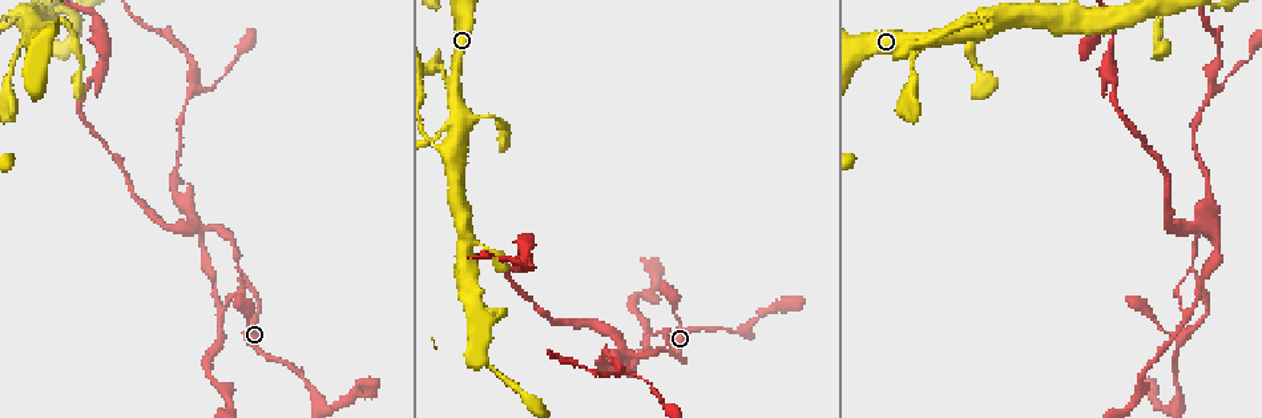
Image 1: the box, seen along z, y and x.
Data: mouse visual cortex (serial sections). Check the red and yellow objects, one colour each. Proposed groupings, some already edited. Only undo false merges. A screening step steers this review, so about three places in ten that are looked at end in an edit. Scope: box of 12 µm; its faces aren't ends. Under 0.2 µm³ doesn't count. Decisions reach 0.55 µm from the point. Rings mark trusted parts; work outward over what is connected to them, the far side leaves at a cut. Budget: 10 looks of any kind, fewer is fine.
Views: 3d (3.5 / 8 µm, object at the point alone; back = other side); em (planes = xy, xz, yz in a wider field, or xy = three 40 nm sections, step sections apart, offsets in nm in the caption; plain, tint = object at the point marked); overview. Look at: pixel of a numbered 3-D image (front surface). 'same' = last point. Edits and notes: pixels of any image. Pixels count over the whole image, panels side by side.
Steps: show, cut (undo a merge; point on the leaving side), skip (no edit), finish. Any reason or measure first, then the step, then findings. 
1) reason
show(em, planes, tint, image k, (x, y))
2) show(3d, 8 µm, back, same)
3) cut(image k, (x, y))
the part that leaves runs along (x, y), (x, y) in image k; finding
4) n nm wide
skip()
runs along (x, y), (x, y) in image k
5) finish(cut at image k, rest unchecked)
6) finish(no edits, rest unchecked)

a fork
show(3d, 3.5 µm, back, image 1, (663, 347))

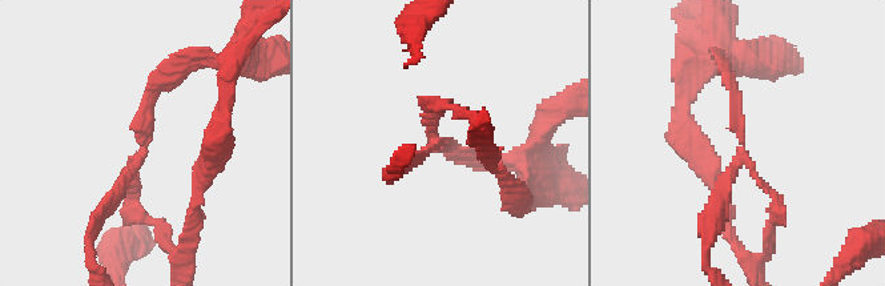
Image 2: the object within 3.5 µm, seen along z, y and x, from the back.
3 arms; arms of 150, 150, 200 nm; need the tissue
show(em, xy, step 3, tint, image 2, (434, 139))

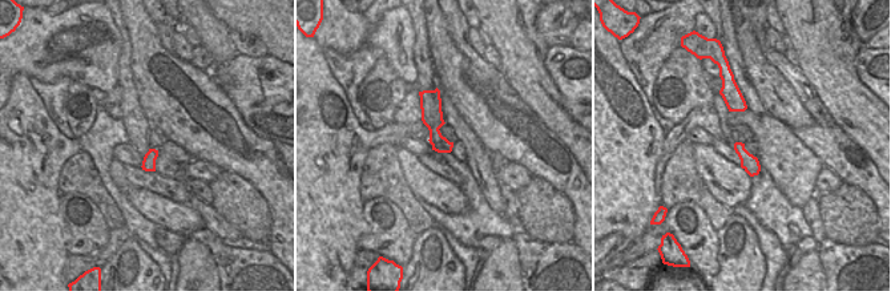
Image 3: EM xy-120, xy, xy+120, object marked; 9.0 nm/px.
cut(image 2, (221, 80))
the part that leaves runs along (531, 165), (567, 173) in image 2; two cells meet here

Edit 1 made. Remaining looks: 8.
redraw
show(overview)

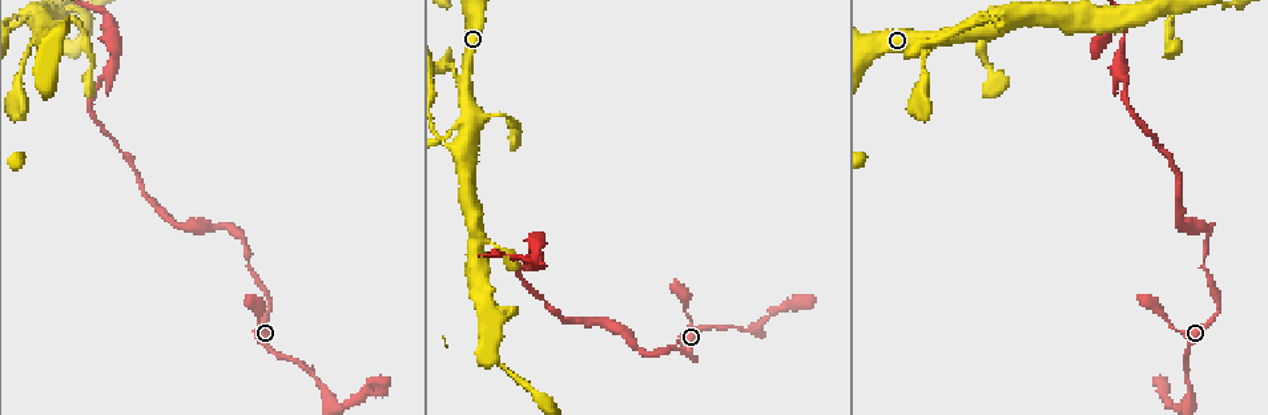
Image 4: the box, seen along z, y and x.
side arm on a straight run
show(3d, 8 µm, image 4, (464, 78))

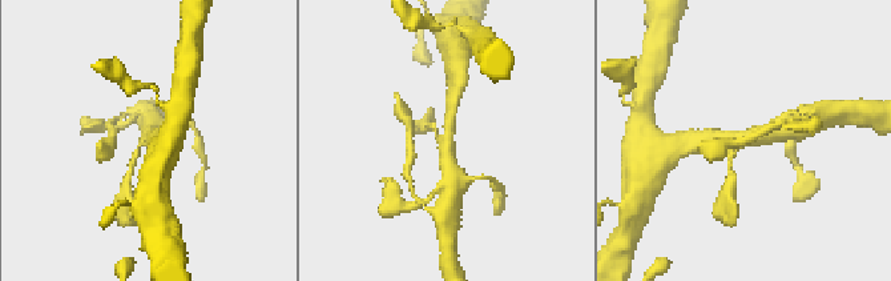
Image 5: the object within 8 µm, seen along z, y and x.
3 arms; arms of 150, 350, 450 nm
show(em, xy, step 5, tint, image 5, (448, 138))

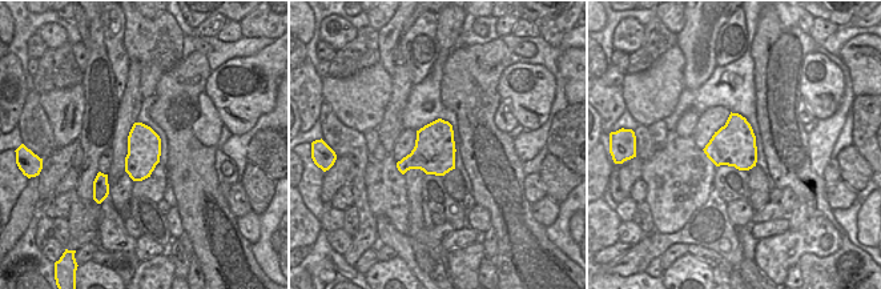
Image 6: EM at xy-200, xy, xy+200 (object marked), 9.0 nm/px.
skip()
runs along (708, 140), (742, 141), (779, 129) in image 5; one cell here

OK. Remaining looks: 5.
three-way junction
show(3d, 3.5 µm, image 4, (31, 18))

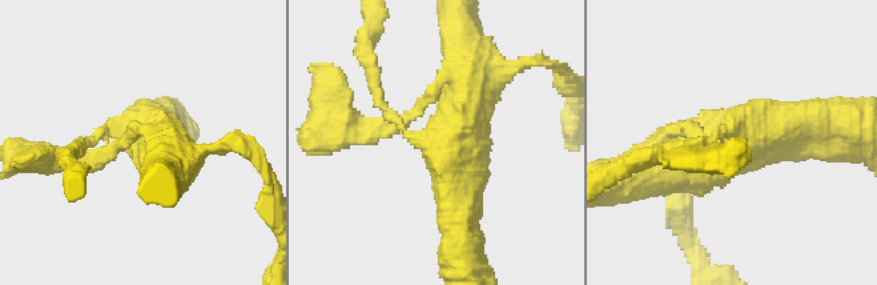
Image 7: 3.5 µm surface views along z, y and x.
3 arms; arms of 150, 450, 700 nm; shape alone is not enough
show(em, xy, step 3, tint, image 7, (740, 129))

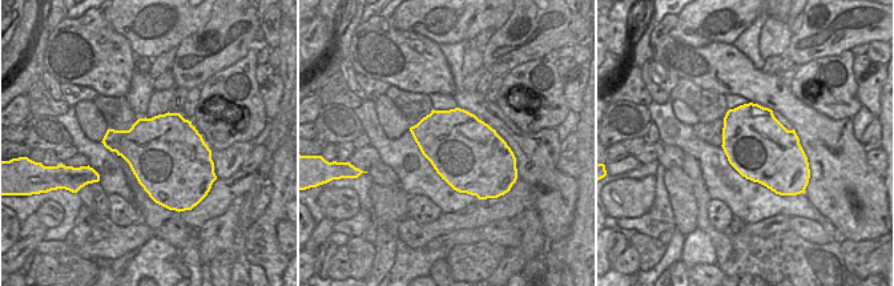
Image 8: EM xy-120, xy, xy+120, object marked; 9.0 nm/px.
skip()
all the same cell

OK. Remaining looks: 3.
a narrow waist
show(3d, 8 µm, image 4, (542, 263))

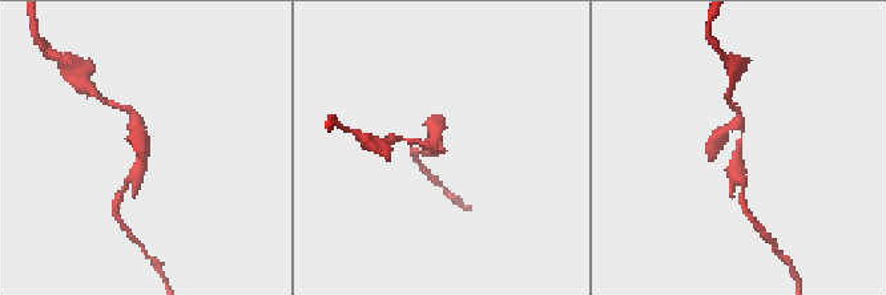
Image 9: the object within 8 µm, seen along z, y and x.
zoom in
show(3d, 3.5 µm, image 9, (441, 146))

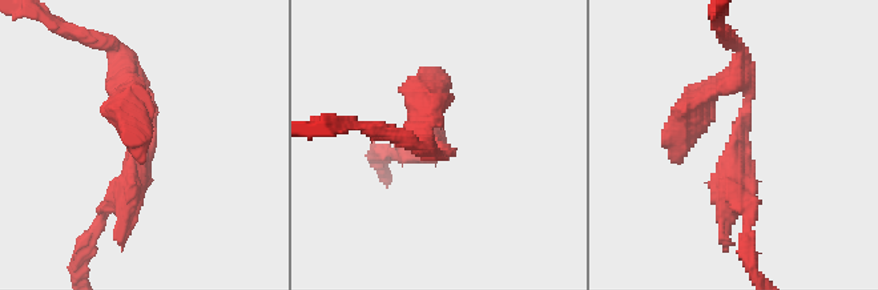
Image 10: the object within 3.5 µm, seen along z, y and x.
arms of 250, 350 nm
show(em, xy, step 3, tint, image 10, (440, 144))

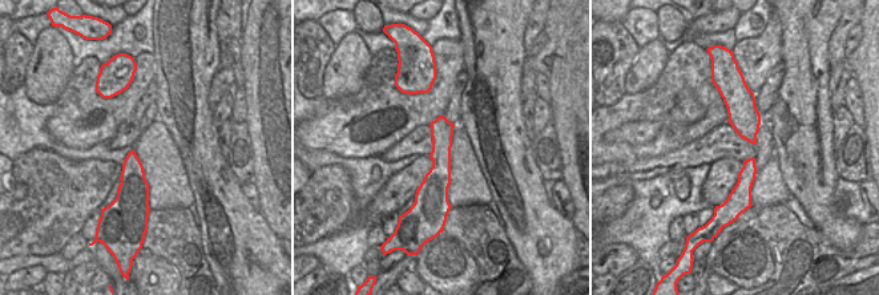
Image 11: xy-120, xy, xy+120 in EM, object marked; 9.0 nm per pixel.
skip()
runs along (744, 208), (750, 89), (716, 85) in image 10; all the same cell

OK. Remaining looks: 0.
finish(cut at image 2, rest unchecked)

